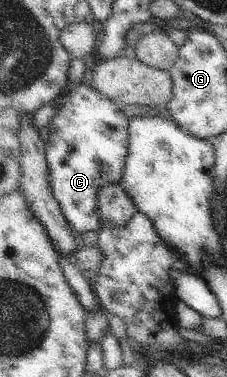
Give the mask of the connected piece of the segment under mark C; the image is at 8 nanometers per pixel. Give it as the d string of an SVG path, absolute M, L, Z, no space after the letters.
M81 83L71 90L50 122L47 152L54 195L69 224L83 234L103 229L99 210L101 192L110 185L121 183L126 175L131 122L118 104L118 101L103 95L94 85Z

